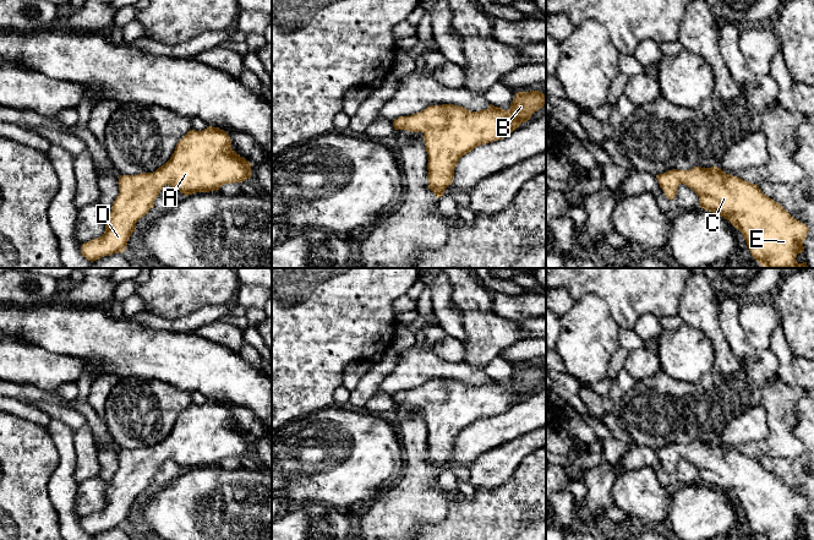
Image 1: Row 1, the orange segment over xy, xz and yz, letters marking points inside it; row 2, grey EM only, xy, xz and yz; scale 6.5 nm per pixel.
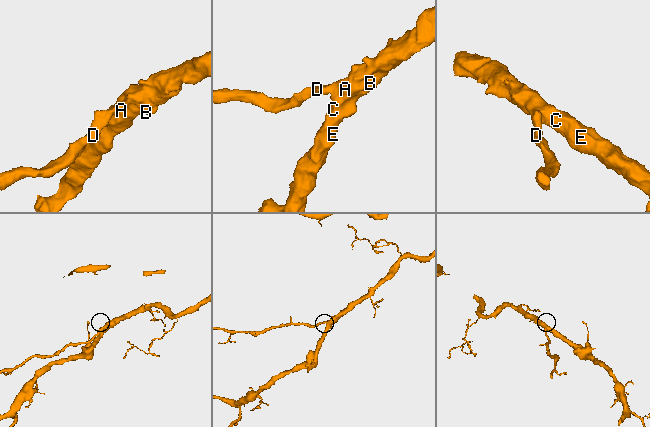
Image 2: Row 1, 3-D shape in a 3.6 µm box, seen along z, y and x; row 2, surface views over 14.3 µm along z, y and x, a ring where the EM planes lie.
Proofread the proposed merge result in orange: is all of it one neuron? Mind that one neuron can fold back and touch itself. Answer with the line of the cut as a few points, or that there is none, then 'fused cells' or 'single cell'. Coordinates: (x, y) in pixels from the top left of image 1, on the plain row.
cut none; single cell

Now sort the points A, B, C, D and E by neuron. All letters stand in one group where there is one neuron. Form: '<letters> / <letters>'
A B C D E

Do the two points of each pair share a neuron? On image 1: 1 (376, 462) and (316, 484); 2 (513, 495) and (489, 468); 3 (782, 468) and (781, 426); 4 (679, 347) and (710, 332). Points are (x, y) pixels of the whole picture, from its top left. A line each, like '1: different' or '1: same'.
1: same
2: different
3: different
4: different

